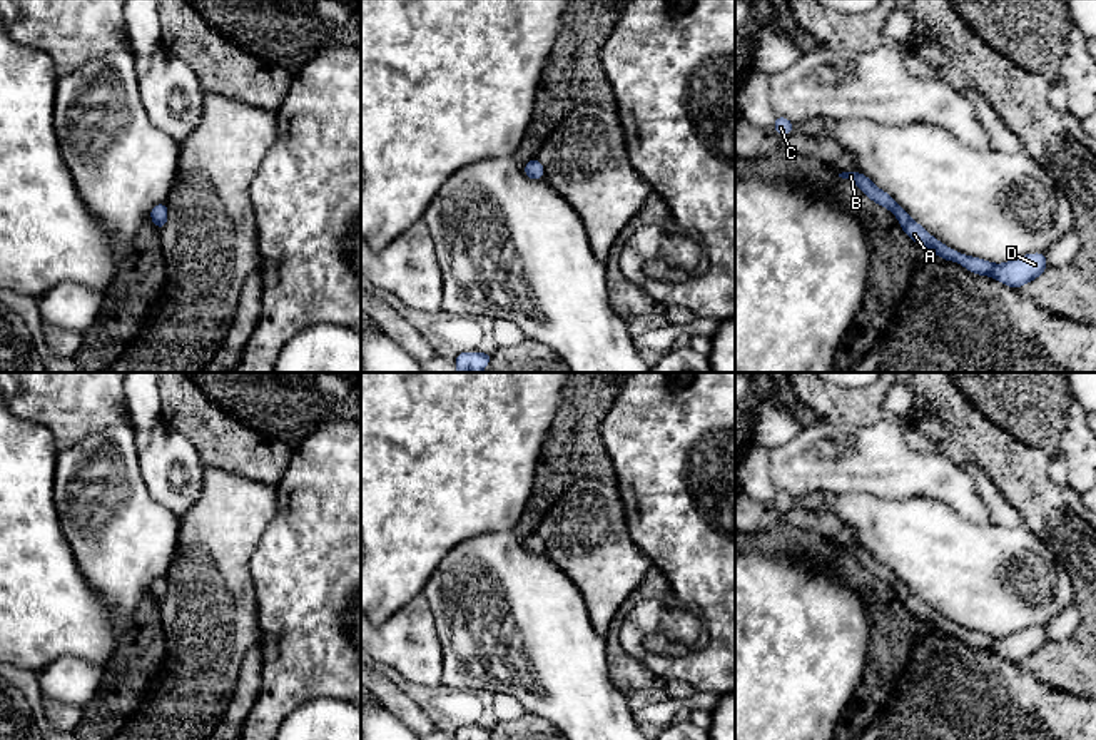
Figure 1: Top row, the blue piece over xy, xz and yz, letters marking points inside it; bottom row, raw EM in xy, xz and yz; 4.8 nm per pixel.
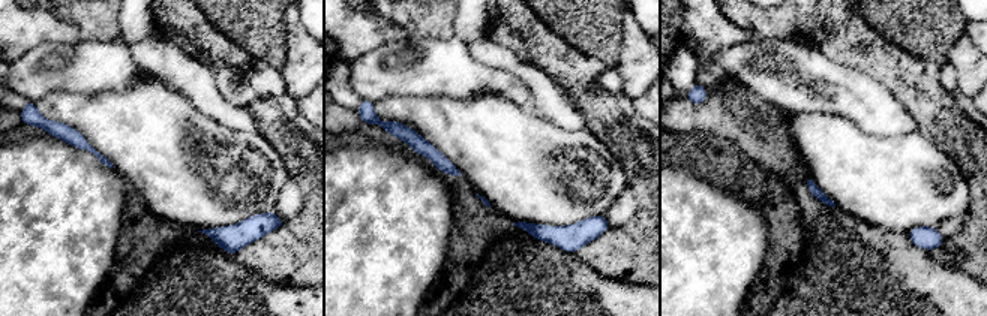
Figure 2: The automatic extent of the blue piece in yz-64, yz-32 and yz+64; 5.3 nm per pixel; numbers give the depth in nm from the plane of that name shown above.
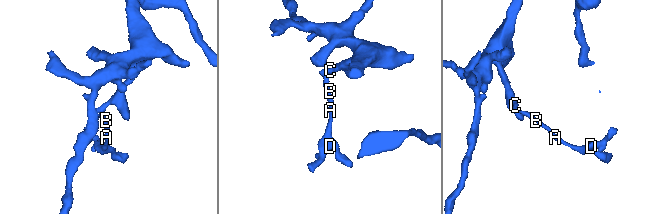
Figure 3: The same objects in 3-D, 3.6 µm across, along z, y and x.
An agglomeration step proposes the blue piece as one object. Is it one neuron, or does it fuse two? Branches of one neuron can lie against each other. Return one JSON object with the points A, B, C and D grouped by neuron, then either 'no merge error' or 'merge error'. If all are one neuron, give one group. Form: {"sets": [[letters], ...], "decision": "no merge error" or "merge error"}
{"sets": [["A", "B", "C", "D"]], "decision": "no merge error"}

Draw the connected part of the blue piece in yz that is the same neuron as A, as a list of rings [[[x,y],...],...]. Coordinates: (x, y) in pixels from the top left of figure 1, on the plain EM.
[[[842,546],[839,551],[854,556],[867,573],[889,583],[899,595],[902,605],[919,620],[932,625],[937,631],[954,635],[964,640],[972,648],[989,650],[1001,658],[1019,663],[1021,660],[1039,651],[1048,641],[1046,626],[1026,628],[1006,638],[992,638],[979,631],[964,630],[941,615],[932,611],[922,600],[911,593],[911,590],[882,563],[860,546]]]

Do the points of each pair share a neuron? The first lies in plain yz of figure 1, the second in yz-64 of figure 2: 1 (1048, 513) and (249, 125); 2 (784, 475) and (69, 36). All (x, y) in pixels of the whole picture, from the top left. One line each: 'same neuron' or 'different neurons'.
1: different neurons
2: different neurons

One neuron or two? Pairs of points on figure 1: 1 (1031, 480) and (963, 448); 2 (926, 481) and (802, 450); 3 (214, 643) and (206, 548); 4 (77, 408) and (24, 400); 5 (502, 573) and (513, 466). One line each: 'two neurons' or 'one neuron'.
1: one neuron
2: one neuron
3: one neuron
4: one neuron
5: two neurons

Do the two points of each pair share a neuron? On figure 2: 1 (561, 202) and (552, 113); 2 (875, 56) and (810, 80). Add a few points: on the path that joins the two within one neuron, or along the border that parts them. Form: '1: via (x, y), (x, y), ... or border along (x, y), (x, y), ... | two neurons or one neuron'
1: border along (545, 116), (566, 129), (587, 131) | two neurons
2: border along (816, 47), (830, 59), (857, 68), (879, 80) | two neurons

